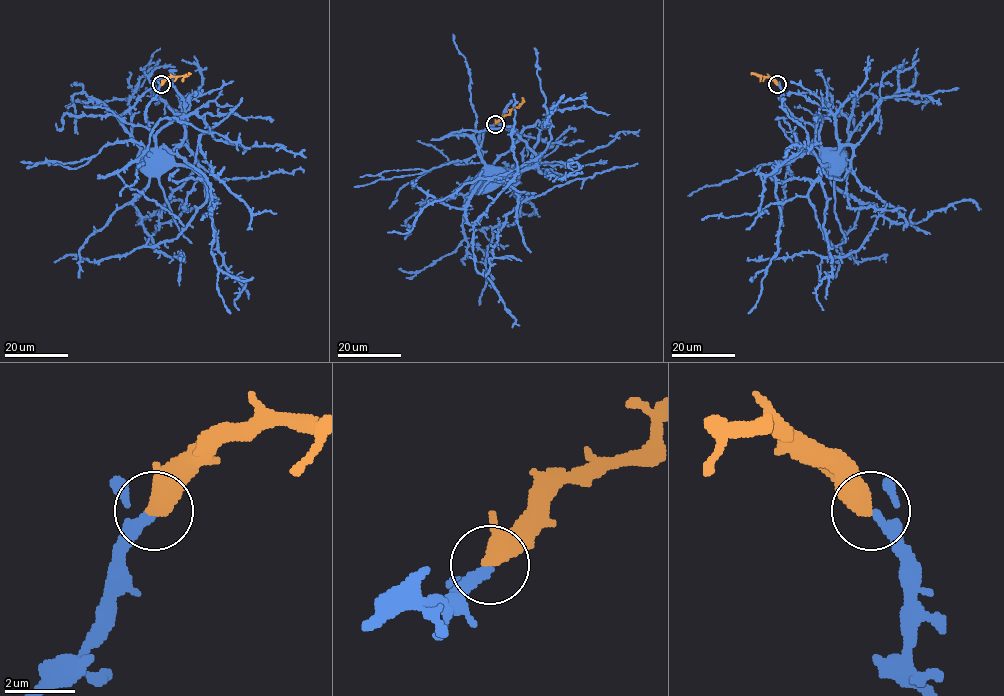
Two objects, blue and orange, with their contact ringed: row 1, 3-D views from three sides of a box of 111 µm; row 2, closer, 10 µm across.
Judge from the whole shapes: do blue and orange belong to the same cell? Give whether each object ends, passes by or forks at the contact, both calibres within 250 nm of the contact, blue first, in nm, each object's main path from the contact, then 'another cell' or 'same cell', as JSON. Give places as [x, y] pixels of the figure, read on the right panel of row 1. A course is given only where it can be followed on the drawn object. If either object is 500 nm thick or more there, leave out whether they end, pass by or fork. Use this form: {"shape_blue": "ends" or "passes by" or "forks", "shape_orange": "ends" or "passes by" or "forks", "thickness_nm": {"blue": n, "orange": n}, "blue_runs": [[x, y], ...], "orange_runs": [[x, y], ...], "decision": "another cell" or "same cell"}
{"thickness_nm": {"blue": 200, "orange": 550}, "blue_runs": [[778, 84], [789, 112], [813, 127], [828, 162], [809, 191], [822, 234], [856, 261], [887, 255], [886, 262]], "orange_runs": [[777, 84], [768, 76], [750, 73]], "decision": "same cell"}

